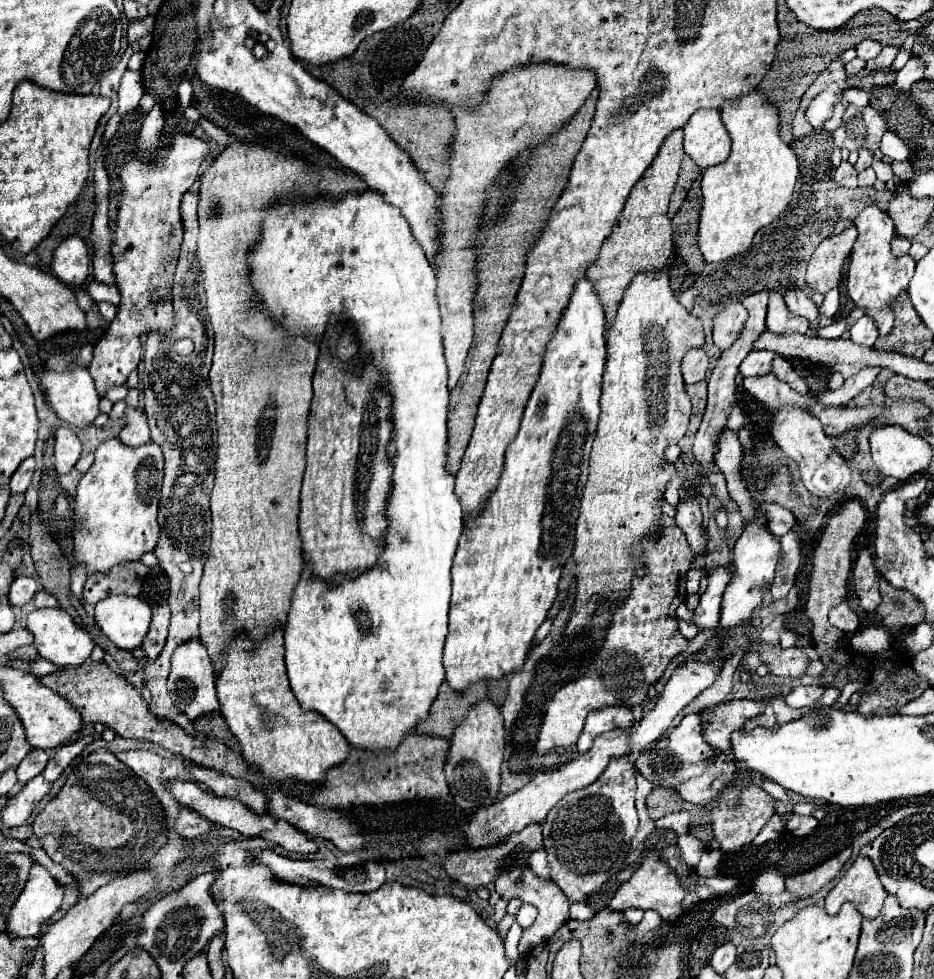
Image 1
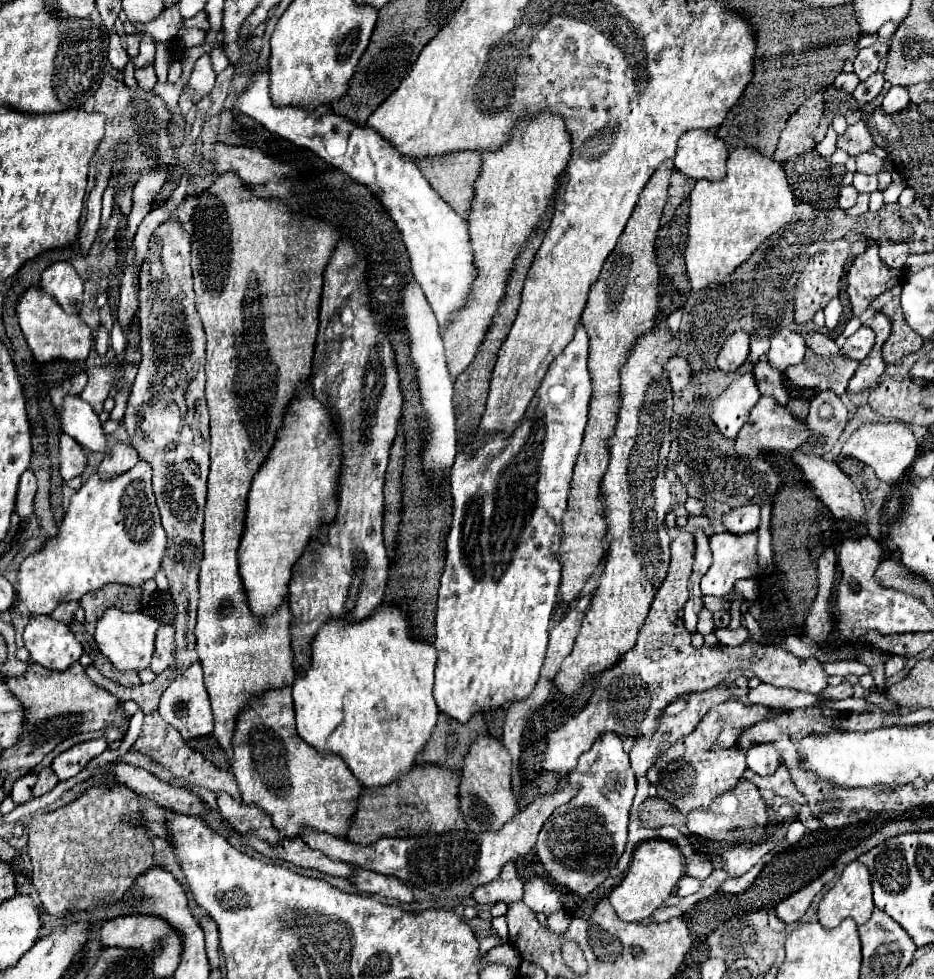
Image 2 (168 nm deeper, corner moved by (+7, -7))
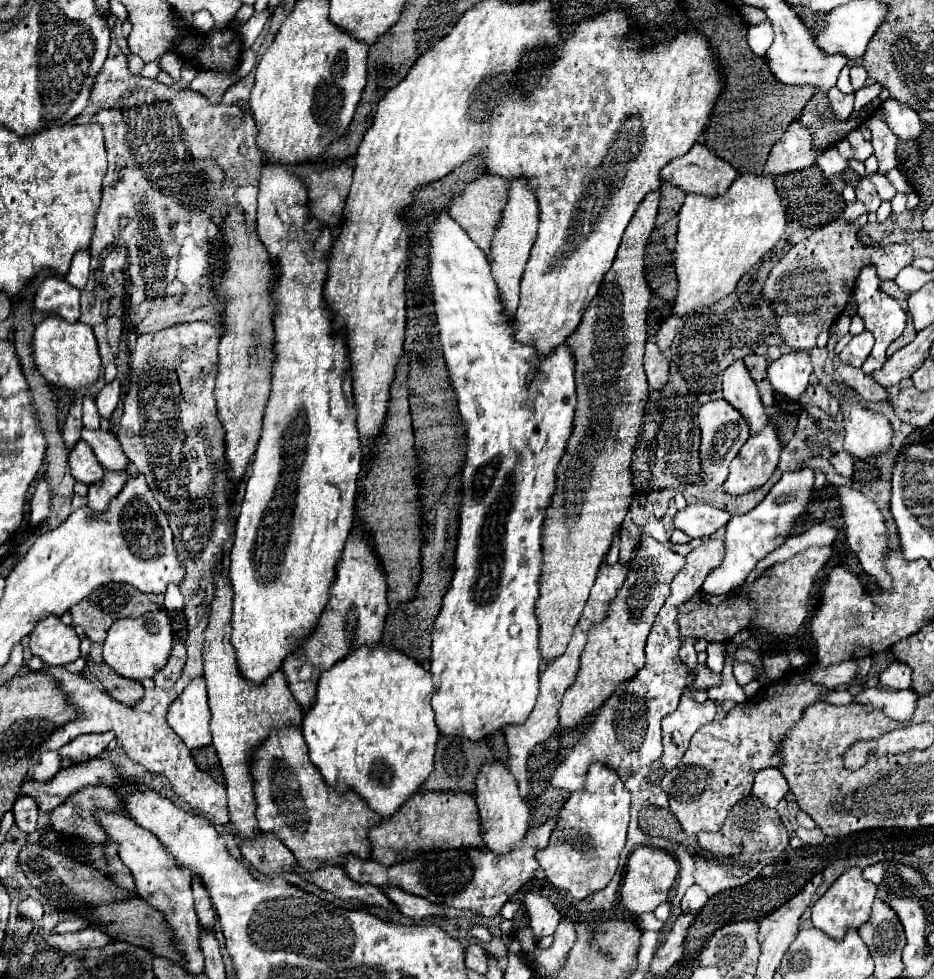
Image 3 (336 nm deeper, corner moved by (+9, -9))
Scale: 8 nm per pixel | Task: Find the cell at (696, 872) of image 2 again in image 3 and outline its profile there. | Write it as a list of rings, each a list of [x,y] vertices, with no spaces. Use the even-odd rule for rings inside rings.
[[[692,885],[685,893],[681,901],[681,909],[684,913],[695,914],[704,907],[709,900],[709,896],[698,885]]]

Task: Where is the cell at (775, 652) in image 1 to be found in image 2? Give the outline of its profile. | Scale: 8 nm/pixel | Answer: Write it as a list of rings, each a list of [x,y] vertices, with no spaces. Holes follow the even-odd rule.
[[[686,530],[678,534],[672,542],[672,562],[666,580],[662,582],[646,624],[638,634],[634,650],[618,662],[618,666],[606,670],[586,704],[584,710],[574,714],[564,726],[548,734],[548,750],[542,758],[542,768],[546,772],[562,772],[560,768],[576,768],[580,754],[592,748],[592,744],[606,732],[614,732],[622,738],[652,738],[664,708],[686,694],[710,690],[722,682],[730,684],[738,676],[758,676],[762,682],[772,686],[794,688],[800,692],[820,694],[828,686],[828,674],[824,666],[814,660],[798,660],[782,646],[760,646],[748,640],[742,646],[730,648],[724,644],[694,648],[690,644],[690,632],[684,628],[684,604],[688,602],[688,578],[694,564],[694,536]]]

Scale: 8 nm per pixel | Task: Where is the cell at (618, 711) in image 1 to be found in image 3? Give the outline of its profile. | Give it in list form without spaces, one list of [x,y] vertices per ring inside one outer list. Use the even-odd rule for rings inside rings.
[[[596,762],[590,764],[586,772],[584,790],[572,792],[564,806],[568,806],[568,810],[564,810],[564,818],[560,810],[560,822],[550,844],[536,852],[536,860],[548,882],[582,900],[602,890],[616,872],[630,822],[630,792],[624,788],[624,780],[618,772]]]

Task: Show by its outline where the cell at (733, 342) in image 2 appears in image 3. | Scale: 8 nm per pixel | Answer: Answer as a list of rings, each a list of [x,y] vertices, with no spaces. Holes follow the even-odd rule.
[[[736,360],[734,364],[728,366],[728,370],[724,370],[722,386],[724,386],[724,400],[728,400],[736,410],[742,412],[742,416],[750,424],[752,434],[758,432],[768,422],[768,414],[760,402],[756,384],[748,376],[748,368],[744,368],[742,360]]]

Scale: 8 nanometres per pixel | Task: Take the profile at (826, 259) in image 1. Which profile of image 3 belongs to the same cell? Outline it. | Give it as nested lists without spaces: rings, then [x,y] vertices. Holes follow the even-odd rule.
[[[866,216],[852,222],[844,218],[834,220],[832,224],[816,230],[810,238],[794,244],[790,252],[770,270],[762,294],[772,302],[778,316],[778,330],[784,342],[794,350],[808,350],[816,346],[818,334],[828,330],[842,312],[862,266],[874,264],[880,280],[894,280],[904,266],[912,264],[914,252],[908,244],[888,244],[884,248],[860,244],[856,232],[864,222]]]

